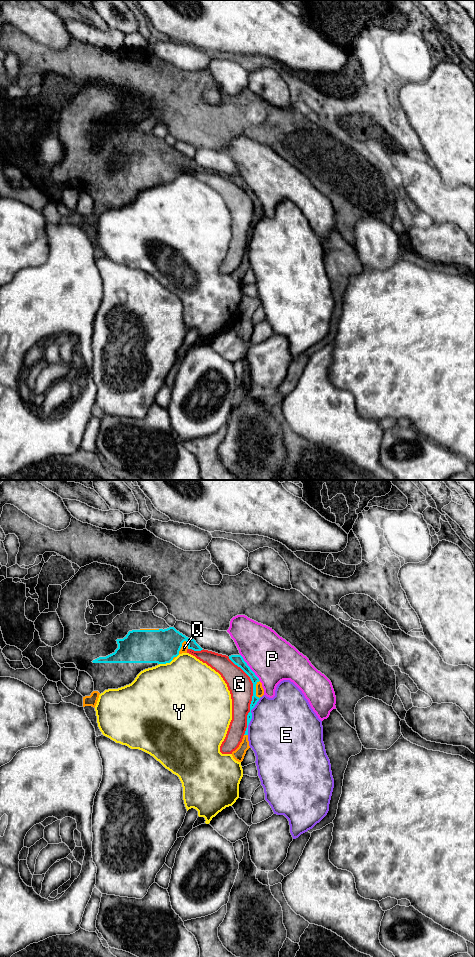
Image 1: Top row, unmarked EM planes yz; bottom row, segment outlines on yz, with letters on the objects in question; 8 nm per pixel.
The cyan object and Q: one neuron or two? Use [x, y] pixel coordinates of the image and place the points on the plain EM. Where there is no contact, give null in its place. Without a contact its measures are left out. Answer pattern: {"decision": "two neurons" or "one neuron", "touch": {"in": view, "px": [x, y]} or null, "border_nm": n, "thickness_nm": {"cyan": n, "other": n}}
{"decision": "one neuron", "touch": {"in": "yz", "px": [181, 166]}, "border_nm": 130, "thickness_nm": {"cyan": 280, "other": 50}}

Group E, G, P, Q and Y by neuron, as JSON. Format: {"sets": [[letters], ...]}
{"sets": [["E"], ["G"], ["P"], ["Q"], ["Y"]]}

